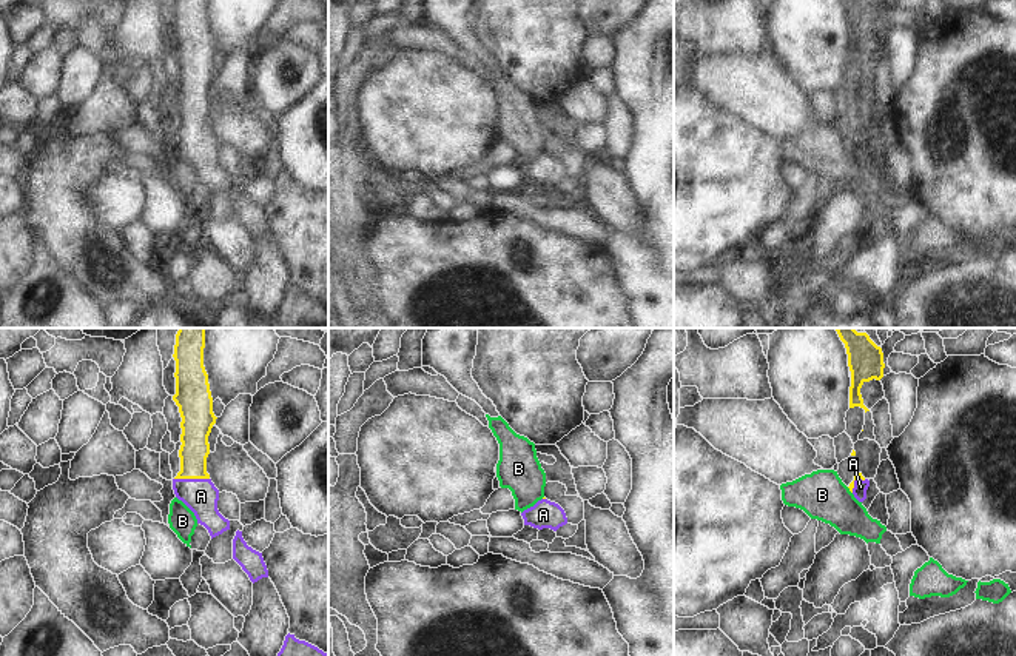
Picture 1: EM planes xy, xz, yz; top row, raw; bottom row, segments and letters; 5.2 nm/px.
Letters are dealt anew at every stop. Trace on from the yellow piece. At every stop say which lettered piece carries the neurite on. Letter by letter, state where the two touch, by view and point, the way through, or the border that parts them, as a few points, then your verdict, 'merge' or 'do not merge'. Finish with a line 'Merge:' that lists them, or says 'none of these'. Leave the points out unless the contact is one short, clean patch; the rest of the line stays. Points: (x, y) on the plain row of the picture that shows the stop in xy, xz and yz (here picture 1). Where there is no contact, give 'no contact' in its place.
A: xy (191, 133) | across xy (195, 103), (191, 133), (191, 140), (201, 151) | merge
B: yz (850, 145) | along yz (847, 142), (851, 148) | do not merge
Merge: A

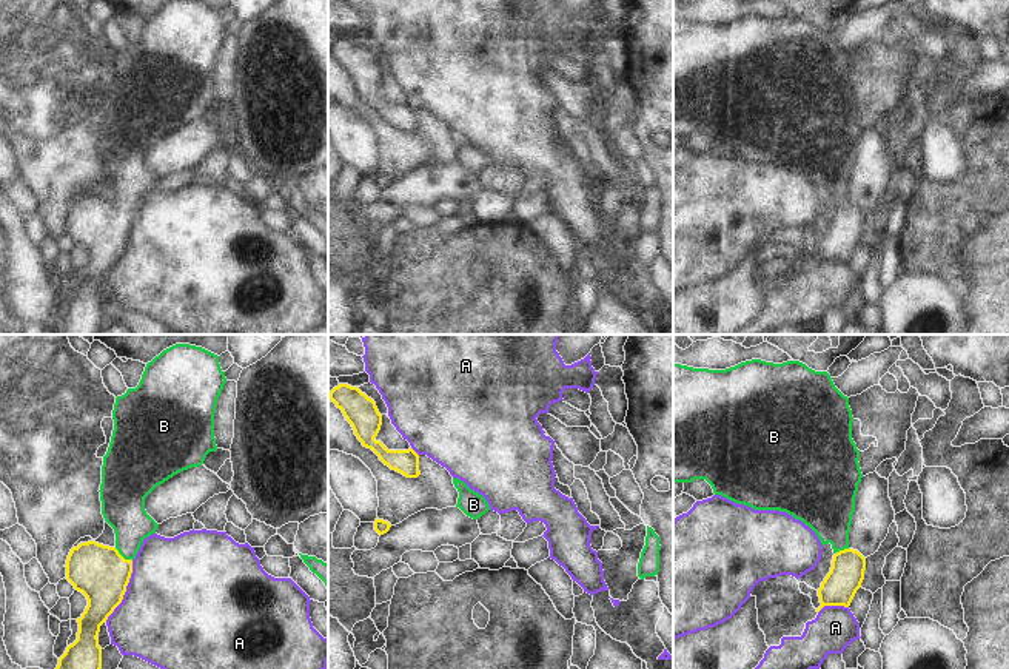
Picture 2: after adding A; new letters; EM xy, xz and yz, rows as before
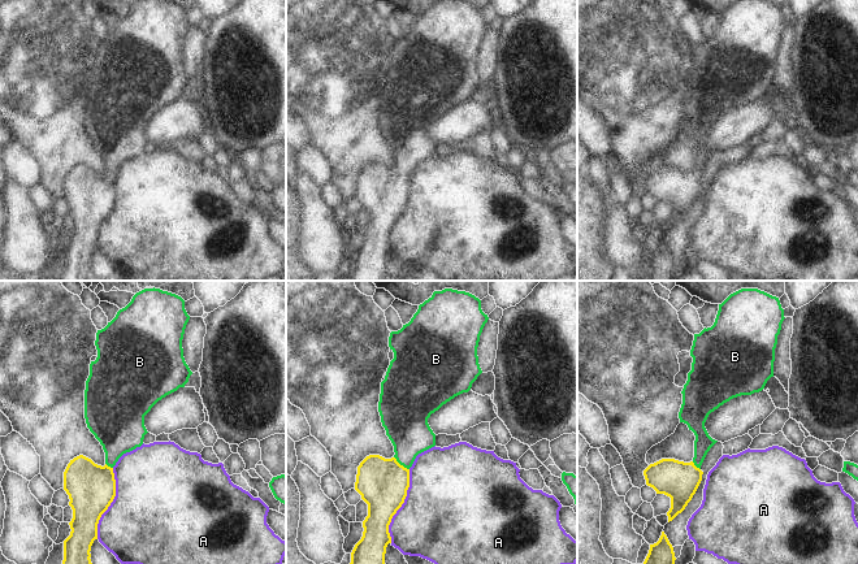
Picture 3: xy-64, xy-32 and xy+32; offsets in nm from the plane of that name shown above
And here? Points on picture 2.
A: xy (125, 245) | do not merge
B: xy (122, 211) | across xy (99, 227), (105, 227), (122, 211), (124, 164) | merge
Merge: B

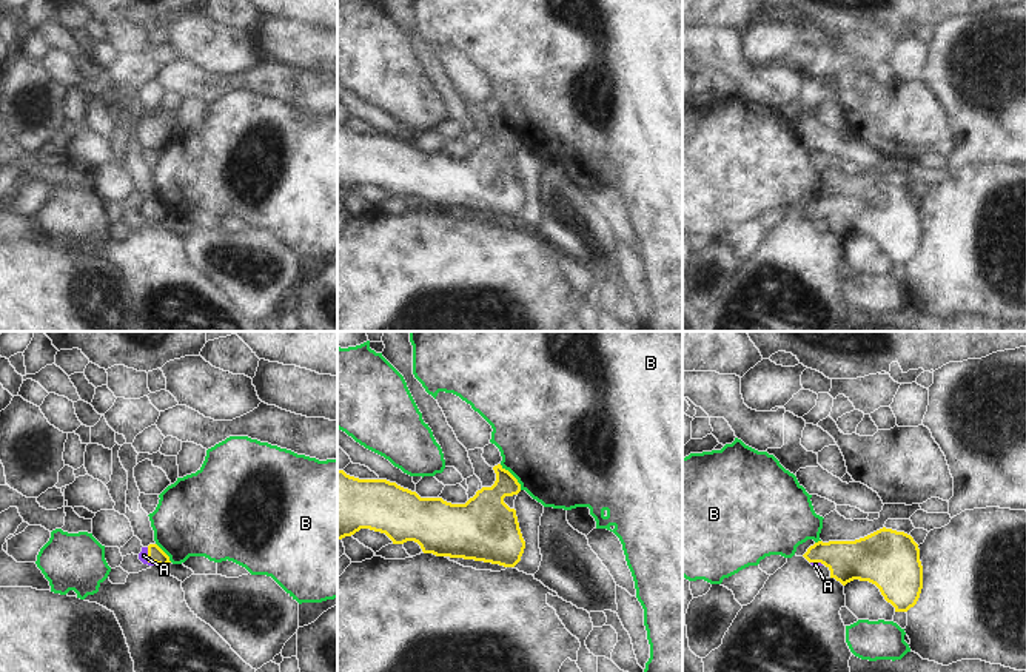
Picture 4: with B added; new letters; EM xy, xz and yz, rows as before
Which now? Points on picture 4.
A: xy (148, 215) | across xy (156, 210), (148, 215), (144, 210) | merge
B: xz (513, 131) | do not merge
Merge: A

